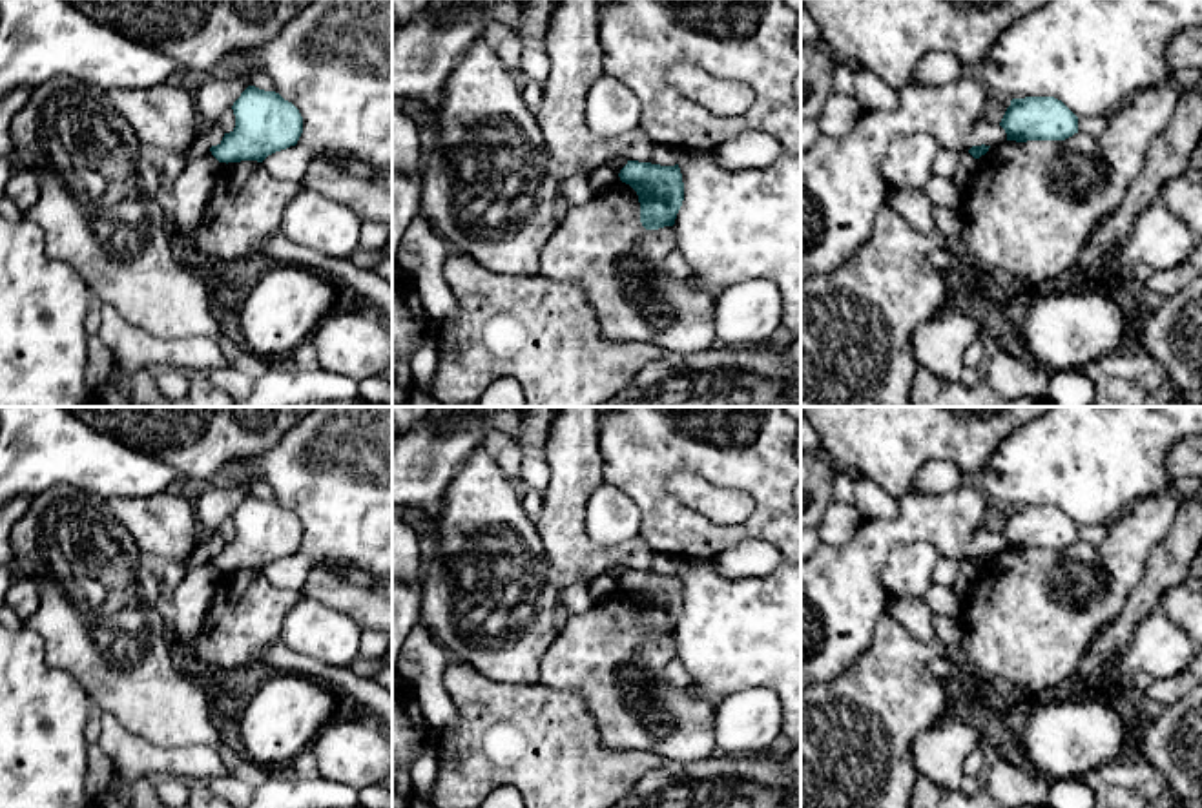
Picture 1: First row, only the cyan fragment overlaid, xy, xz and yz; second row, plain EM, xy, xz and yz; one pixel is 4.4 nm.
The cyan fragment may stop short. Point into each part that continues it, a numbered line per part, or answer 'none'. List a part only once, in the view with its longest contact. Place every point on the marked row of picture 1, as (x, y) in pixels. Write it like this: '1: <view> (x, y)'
none

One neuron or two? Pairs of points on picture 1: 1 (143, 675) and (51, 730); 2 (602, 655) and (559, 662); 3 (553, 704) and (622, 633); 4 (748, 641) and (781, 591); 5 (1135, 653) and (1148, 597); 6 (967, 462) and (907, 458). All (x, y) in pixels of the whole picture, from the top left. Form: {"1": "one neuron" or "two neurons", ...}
{"1": "two neurons", "2": "one neuron", "3": "two neurons", "4": "one neuron", "5": "two neurons", "6": "one neuron"}

